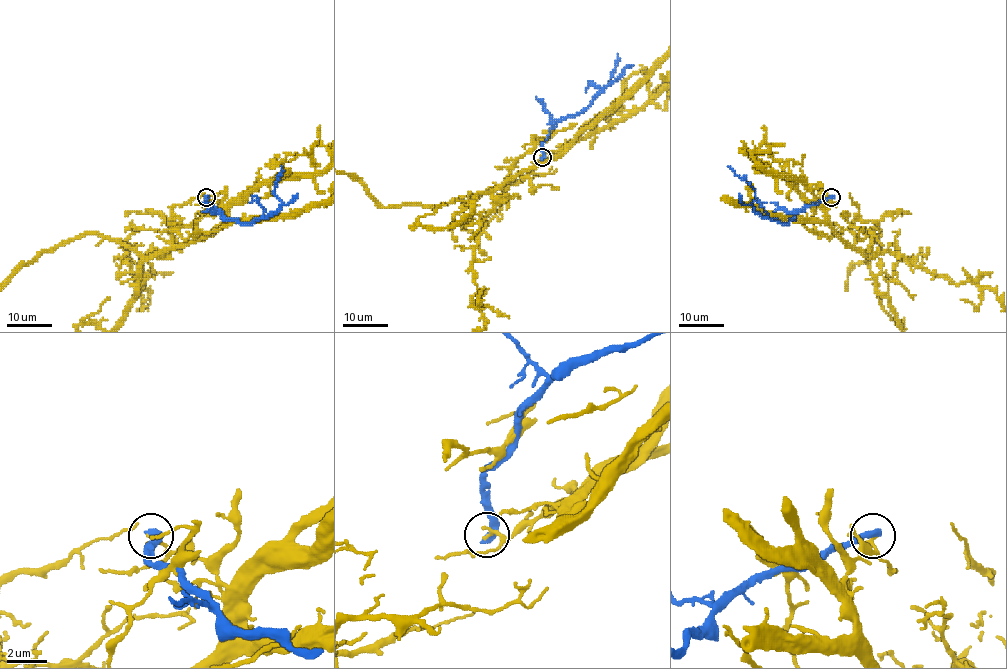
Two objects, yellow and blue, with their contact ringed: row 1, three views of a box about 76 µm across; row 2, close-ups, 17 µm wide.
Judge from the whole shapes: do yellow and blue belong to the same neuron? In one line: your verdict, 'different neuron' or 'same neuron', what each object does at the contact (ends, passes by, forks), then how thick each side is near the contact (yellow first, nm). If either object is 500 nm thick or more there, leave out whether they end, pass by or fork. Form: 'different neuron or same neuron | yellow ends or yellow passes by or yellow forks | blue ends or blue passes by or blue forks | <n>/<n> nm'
different neuron | yellow ends | blue ends | 180/440 nm

